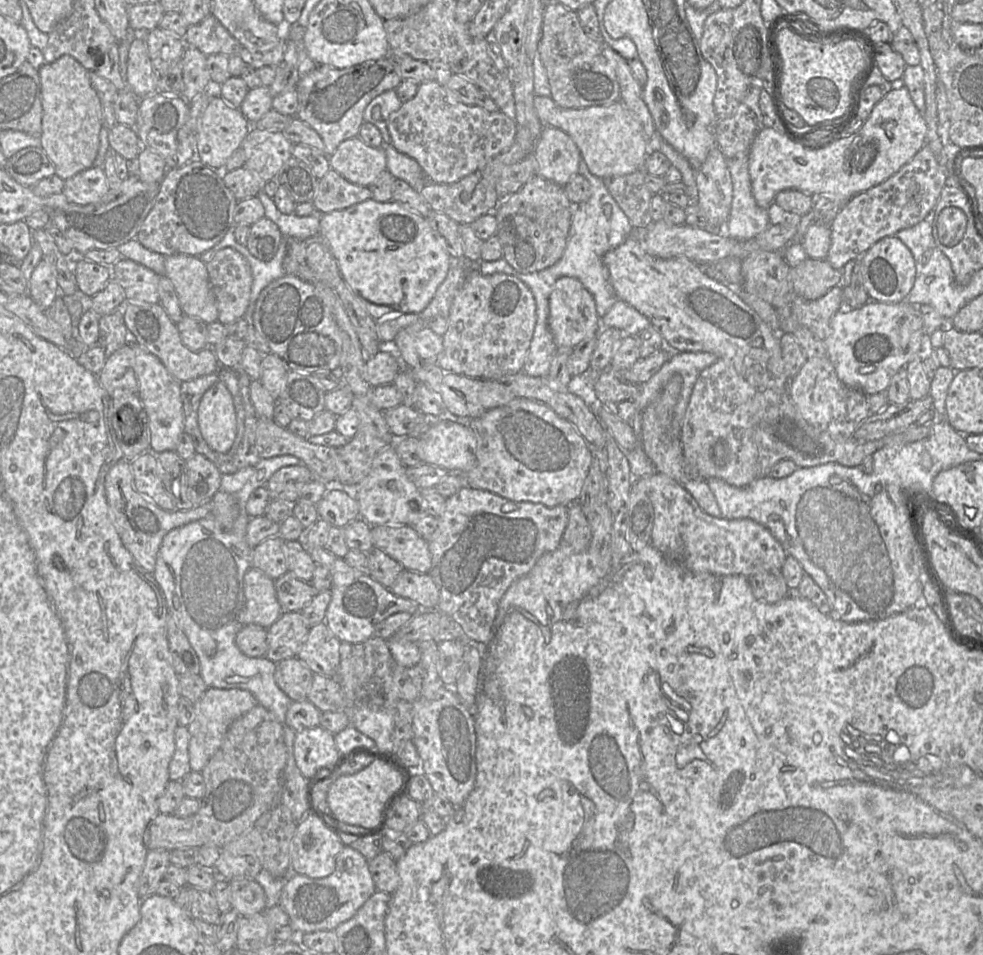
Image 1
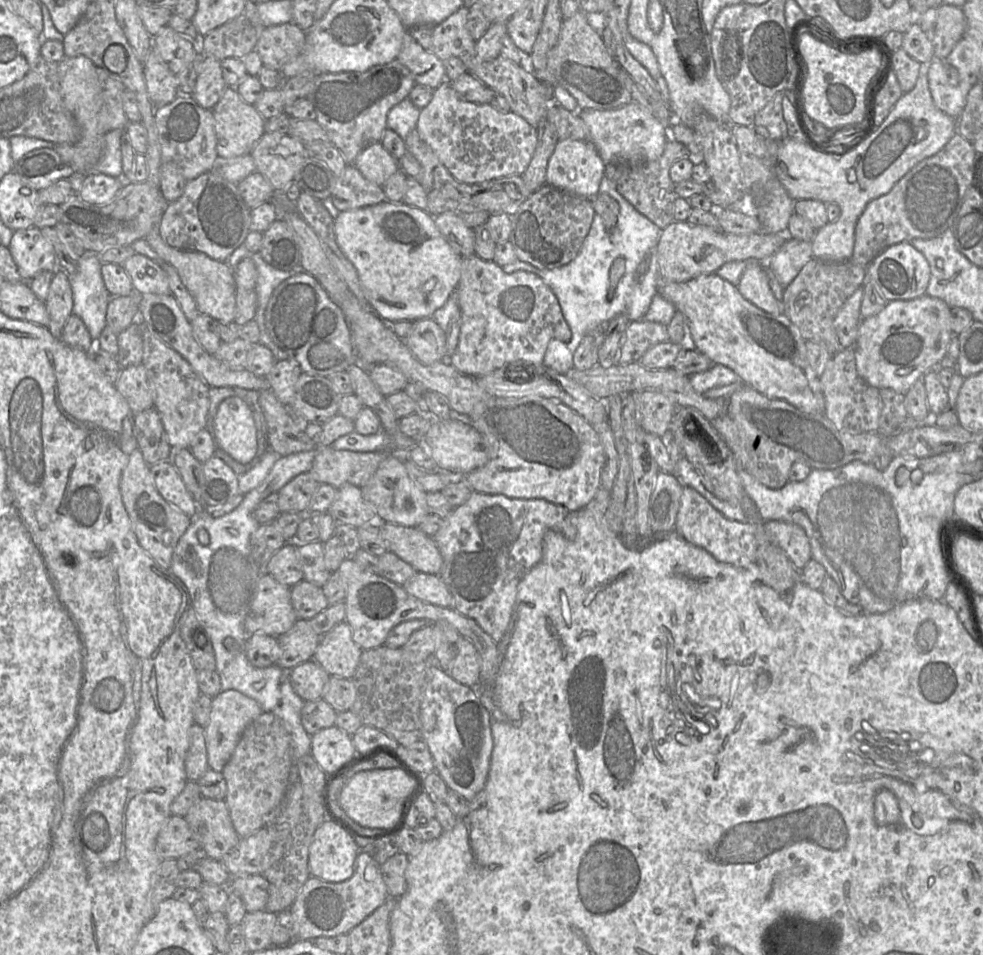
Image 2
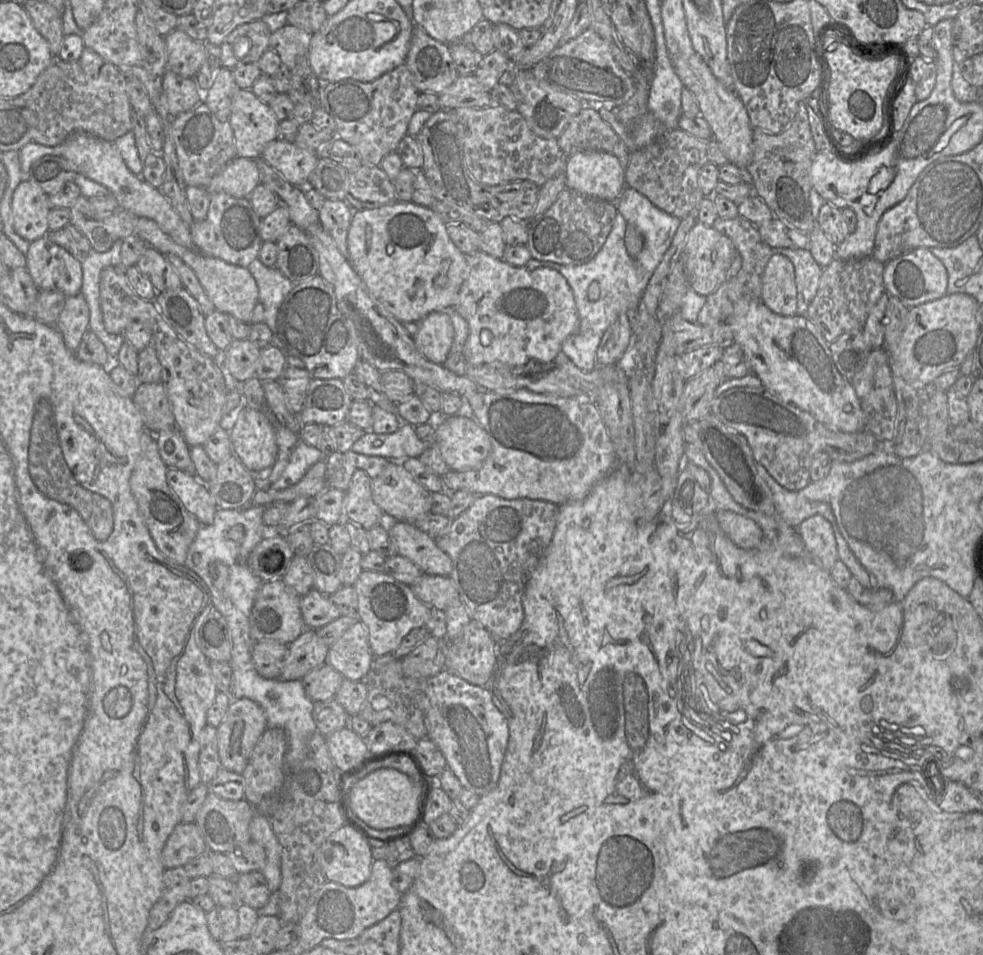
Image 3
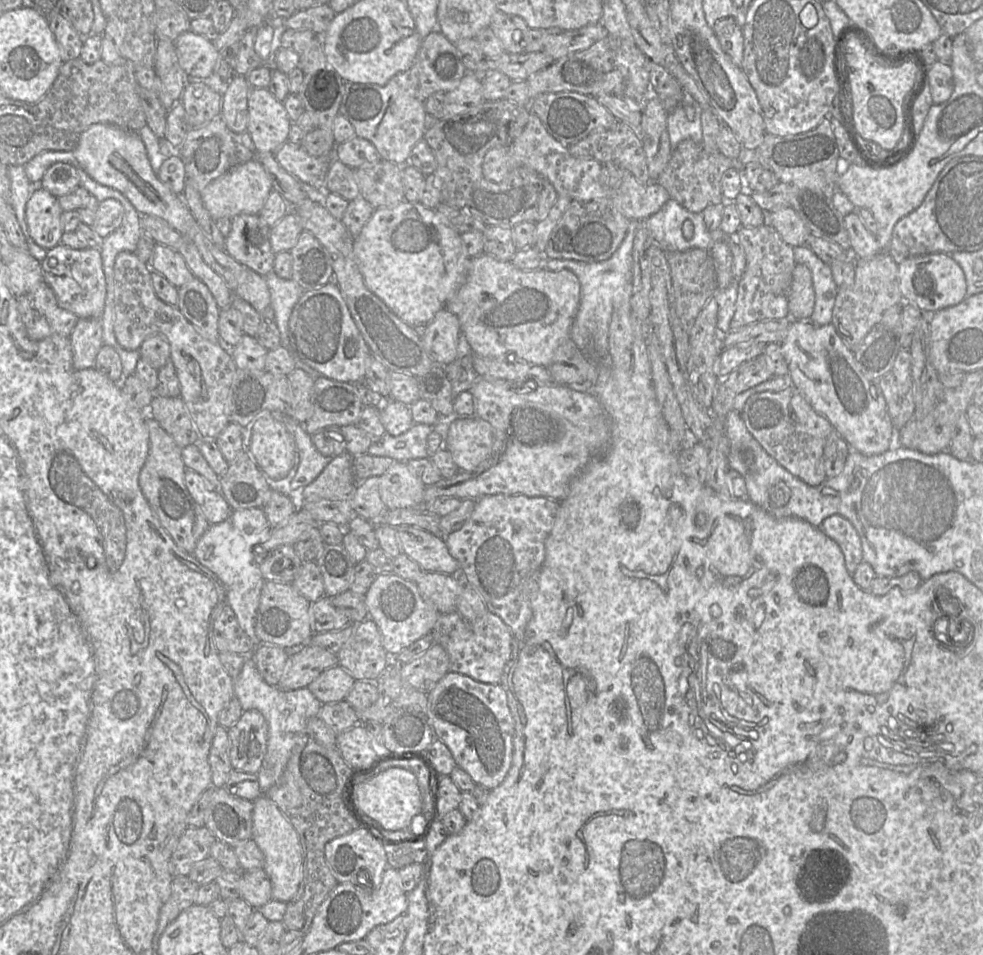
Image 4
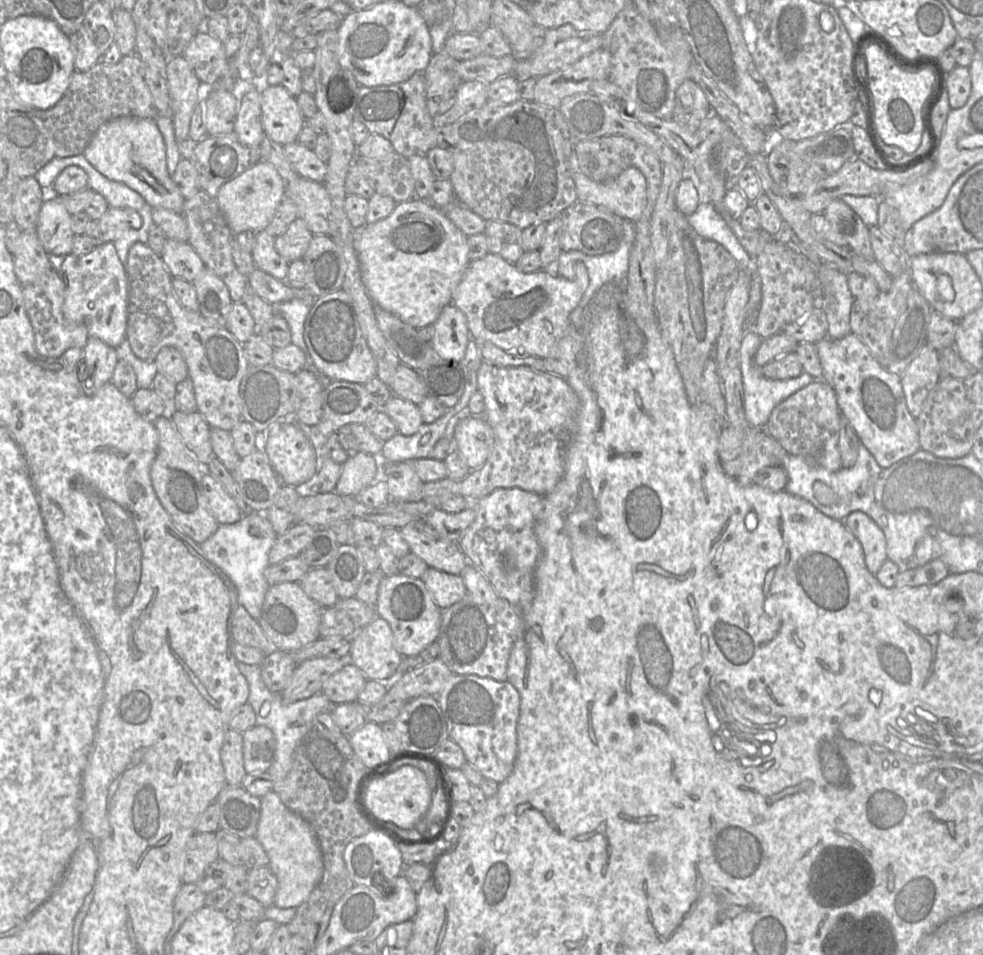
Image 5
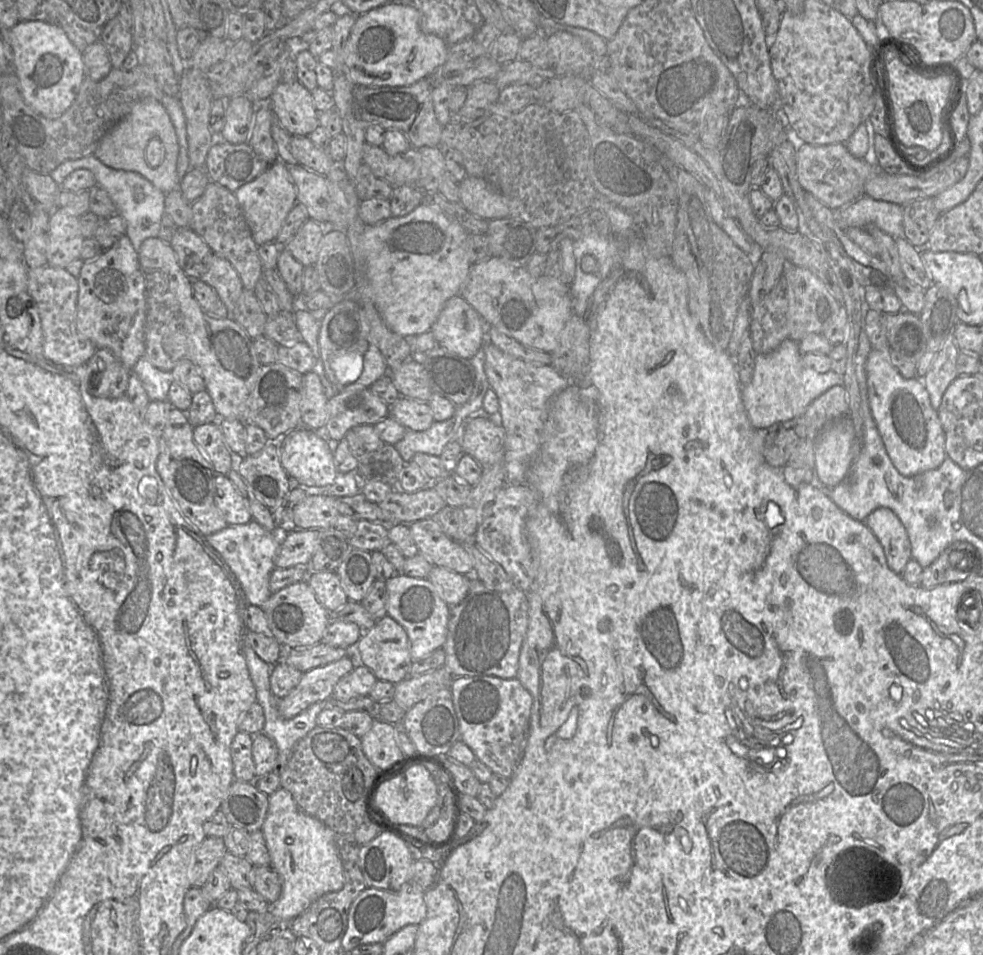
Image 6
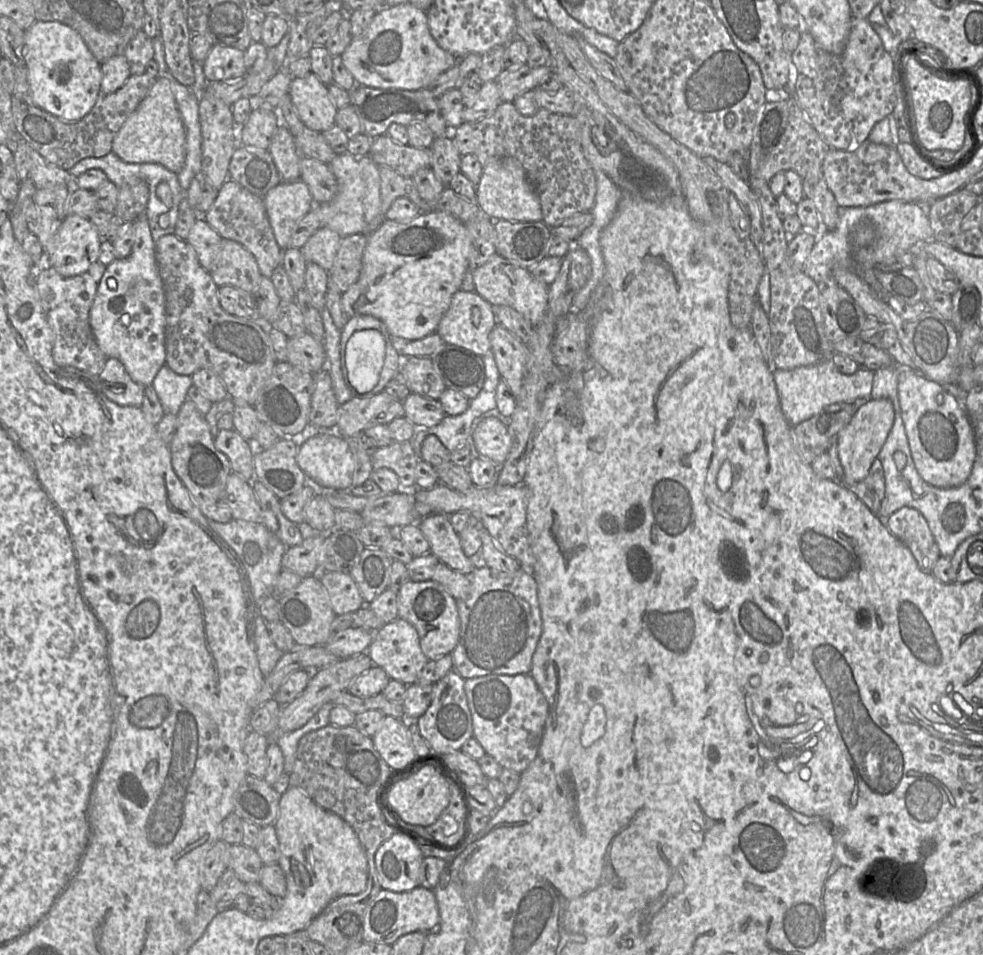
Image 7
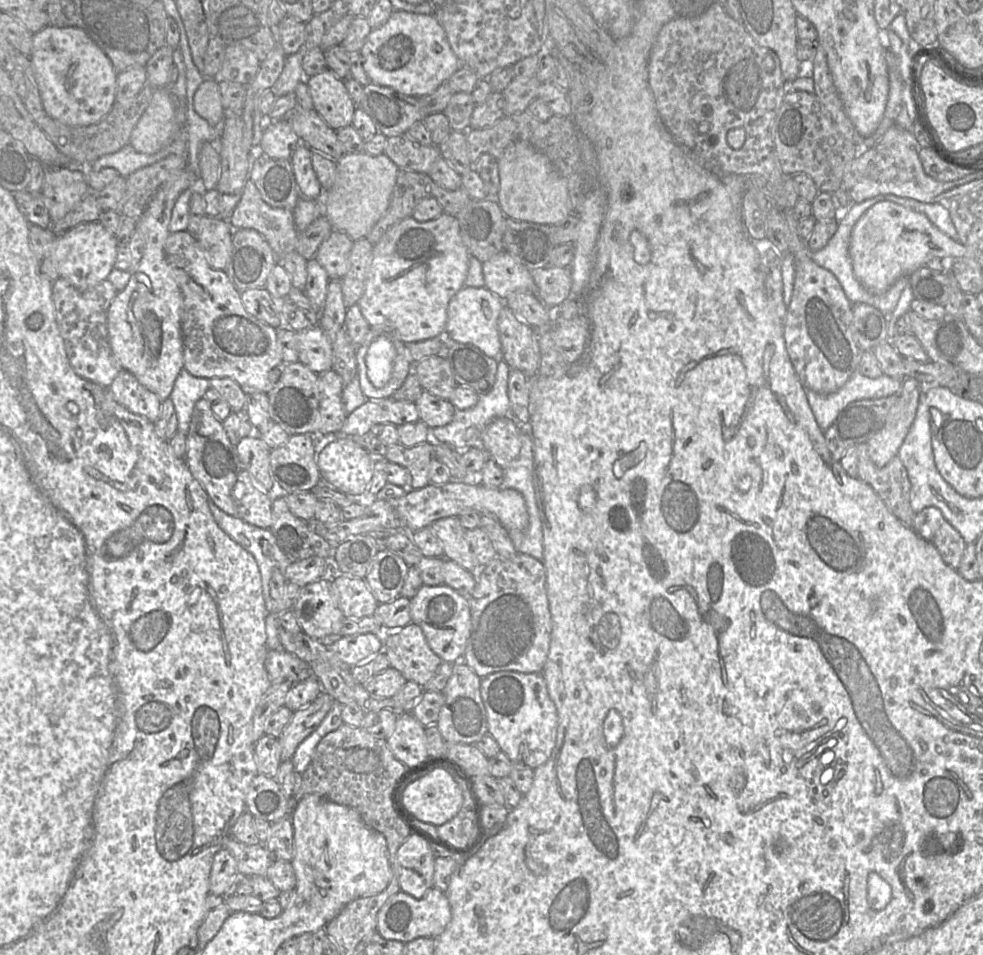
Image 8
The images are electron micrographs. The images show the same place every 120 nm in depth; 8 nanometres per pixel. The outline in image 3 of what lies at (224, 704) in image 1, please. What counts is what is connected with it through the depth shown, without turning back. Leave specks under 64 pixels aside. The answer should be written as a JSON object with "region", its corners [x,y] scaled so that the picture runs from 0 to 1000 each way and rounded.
{"region":[[[252,731],[237,732],[221,763],[226,805],[246,809],[273,757],[267,741]]]}

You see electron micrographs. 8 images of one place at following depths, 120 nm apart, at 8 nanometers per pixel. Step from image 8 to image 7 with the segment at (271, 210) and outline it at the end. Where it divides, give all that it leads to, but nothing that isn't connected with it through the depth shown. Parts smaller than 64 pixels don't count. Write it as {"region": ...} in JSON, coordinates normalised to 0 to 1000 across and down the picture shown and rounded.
{"region":[[[232,187],[222,199],[215,218],[205,227],[226,250],[247,257],[258,268],[267,289],[276,291],[279,282],[286,277],[288,261],[280,250],[267,207],[241,191]]]}

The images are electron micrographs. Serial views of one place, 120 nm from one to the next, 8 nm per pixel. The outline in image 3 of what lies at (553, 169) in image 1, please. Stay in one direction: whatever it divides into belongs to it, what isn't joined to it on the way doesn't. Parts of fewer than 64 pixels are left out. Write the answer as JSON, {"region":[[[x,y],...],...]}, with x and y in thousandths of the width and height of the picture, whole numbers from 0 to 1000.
{"region":[[[583,160],[578,162],[573,181],[576,197],[599,206],[625,212],[637,195],[636,175],[620,160]]]}

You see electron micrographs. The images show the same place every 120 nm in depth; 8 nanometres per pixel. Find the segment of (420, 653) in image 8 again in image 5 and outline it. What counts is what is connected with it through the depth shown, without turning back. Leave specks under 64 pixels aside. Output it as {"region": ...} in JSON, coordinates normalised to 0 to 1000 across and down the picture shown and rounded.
{"region":[[[386,646],[363,660],[355,669],[355,687],[374,712],[398,715],[410,687],[402,679],[396,652]]]}

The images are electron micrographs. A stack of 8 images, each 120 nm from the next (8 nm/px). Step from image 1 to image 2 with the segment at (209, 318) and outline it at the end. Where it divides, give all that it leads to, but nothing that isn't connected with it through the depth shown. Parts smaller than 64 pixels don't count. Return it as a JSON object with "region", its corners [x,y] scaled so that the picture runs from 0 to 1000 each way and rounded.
{"region":[[[157,239],[148,248],[152,257],[162,266],[167,274],[174,277],[180,284],[184,294],[198,313],[200,325],[222,337],[234,338],[238,336],[240,329],[240,298],[237,281],[230,274],[223,274],[212,267],[187,263],[172,258]]]}

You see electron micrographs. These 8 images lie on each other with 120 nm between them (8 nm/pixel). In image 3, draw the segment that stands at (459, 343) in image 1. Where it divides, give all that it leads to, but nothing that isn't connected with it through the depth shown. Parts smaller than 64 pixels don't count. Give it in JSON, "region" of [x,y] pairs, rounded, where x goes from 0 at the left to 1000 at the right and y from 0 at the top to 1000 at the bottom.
{"region":[[[484,263],[474,267],[475,287],[469,302],[467,304],[464,317],[461,320],[461,325],[466,327],[476,340],[476,352],[471,364],[471,372],[473,373],[476,382],[489,382],[501,379],[509,379],[520,383],[531,383],[537,379],[543,379],[543,381],[564,381],[563,378],[567,371],[571,368],[573,358],[584,352],[589,345],[589,330],[587,320],[584,313],[583,305],[575,292],[567,283],[562,281],[535,281],[524,280],[517,276],[511,270],[501,269],[490,263]]]}

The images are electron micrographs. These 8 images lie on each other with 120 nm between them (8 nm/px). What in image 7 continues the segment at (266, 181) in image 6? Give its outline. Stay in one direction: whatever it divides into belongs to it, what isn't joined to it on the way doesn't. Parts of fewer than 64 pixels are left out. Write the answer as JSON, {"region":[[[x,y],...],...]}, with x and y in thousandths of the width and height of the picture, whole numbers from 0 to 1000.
{"region":[[[306,188],[287,190],[267,209],[283,257],[287,261],[294,260],[301,237],[320,216],[313,195]]]}

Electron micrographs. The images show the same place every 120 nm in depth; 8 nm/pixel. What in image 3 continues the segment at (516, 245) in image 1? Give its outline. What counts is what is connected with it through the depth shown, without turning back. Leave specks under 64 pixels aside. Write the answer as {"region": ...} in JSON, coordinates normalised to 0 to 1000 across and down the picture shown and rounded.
{"region":[[[573,199],[563,215],[553,223],[534,230],[535,259],[541,271],[573,277],[591,277],[602,272],[611,262],[622,243],[629,219],[623,210],[615,210]]]}

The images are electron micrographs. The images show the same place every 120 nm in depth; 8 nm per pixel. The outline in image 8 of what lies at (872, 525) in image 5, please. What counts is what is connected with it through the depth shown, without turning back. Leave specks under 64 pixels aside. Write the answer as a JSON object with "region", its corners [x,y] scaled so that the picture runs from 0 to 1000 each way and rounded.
{"region":[[[950,531],[933,536],[927,553],[954,576],[959,587],[970,596],[984,575],[977,558]]]}

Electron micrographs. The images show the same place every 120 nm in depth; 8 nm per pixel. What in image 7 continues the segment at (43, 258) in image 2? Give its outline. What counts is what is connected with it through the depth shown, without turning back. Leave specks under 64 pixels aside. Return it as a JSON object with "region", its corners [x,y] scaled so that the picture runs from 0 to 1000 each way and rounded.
{"region":[[[145,223],[134,234],[137,239],[134,263],[130,269],[118,270],[108,279],[100,295],[91,336],[104,370],[121,377],[139,402],[152,405],[169,379],[168,307],[152,231]]]}

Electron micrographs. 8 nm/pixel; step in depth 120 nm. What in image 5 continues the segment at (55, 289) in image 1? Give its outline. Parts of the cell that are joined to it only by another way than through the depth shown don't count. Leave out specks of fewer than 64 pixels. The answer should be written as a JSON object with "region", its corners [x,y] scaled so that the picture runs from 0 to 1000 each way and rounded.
{"region":[[[90,354],[80,382],[83,405],[87,413],[96,413],[106,402],[113,400],[120,377],[117,364],[100,354]]]}

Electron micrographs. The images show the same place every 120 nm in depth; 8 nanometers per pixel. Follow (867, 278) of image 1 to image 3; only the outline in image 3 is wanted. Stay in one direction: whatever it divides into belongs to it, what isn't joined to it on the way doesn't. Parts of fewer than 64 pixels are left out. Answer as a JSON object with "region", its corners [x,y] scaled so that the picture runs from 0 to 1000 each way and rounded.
{"region":[[[934,260],[900,275],[898,295],[904,309],[924,321],[930,321],[961,310],[964,286],[960,276],[945,261]]]}

